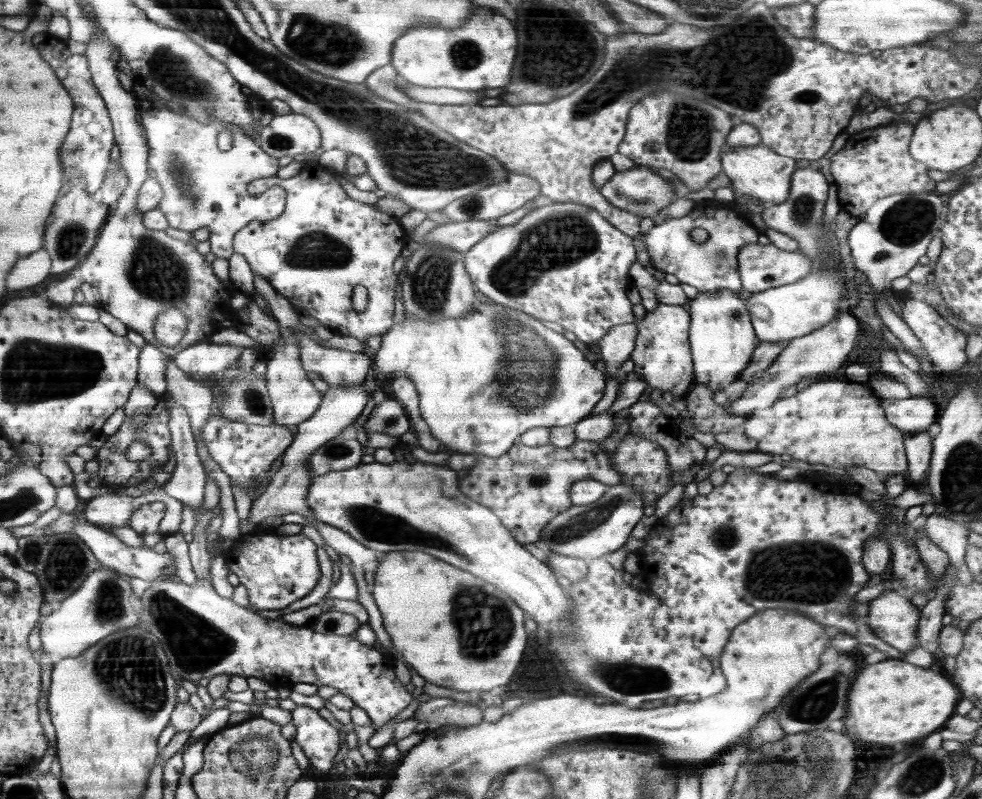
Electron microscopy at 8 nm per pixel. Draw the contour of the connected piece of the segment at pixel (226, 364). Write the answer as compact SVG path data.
M199 342L189 346L173 359L176 366L194 380L203 382L205 377L230 368L239 360L244 346Z

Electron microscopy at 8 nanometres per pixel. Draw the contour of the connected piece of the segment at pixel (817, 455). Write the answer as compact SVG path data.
M840 380L816 382L804 388L801 392L792 391L786 394L786 400L772 406L778 422L772 432L758 441L758 450L773 454L790 454L792 459L809 464L826 464L836 469L848 470L860 466L880 474L889 476L904 475L909 464L905 453L905 435L896 425L886 422L885 410L878 406L878 398L862 384L844 384Z

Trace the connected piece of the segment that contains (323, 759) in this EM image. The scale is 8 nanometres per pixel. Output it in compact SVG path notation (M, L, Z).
M297 704L291 711L291 722L296 726L295 741L314 768L328 772L338 752L338 734L330 722L320 718L316 709Z

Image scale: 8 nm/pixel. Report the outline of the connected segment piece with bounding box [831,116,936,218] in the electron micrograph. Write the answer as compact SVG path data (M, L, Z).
M903 117L889 124L870 128L870 130L862 130L850 135L844 147L831 157L831 173L834 177L834 184L838 189L838 202L840 208L848 214L852 214L857 218L864 216L872 206L882 198L900 193L927 193L934 190L936 181L930 179L928 175L929 168L913 157L909 150L912 144L913 133L916 127L910 124Z

